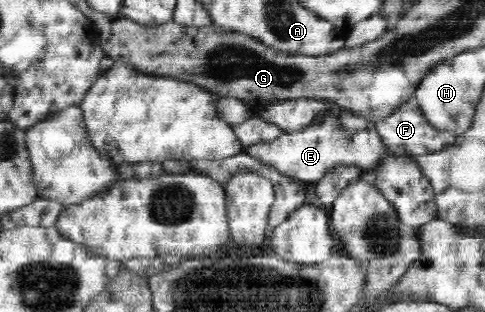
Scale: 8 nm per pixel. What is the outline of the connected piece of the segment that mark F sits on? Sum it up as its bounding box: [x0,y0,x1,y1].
[374,96,458,157]

